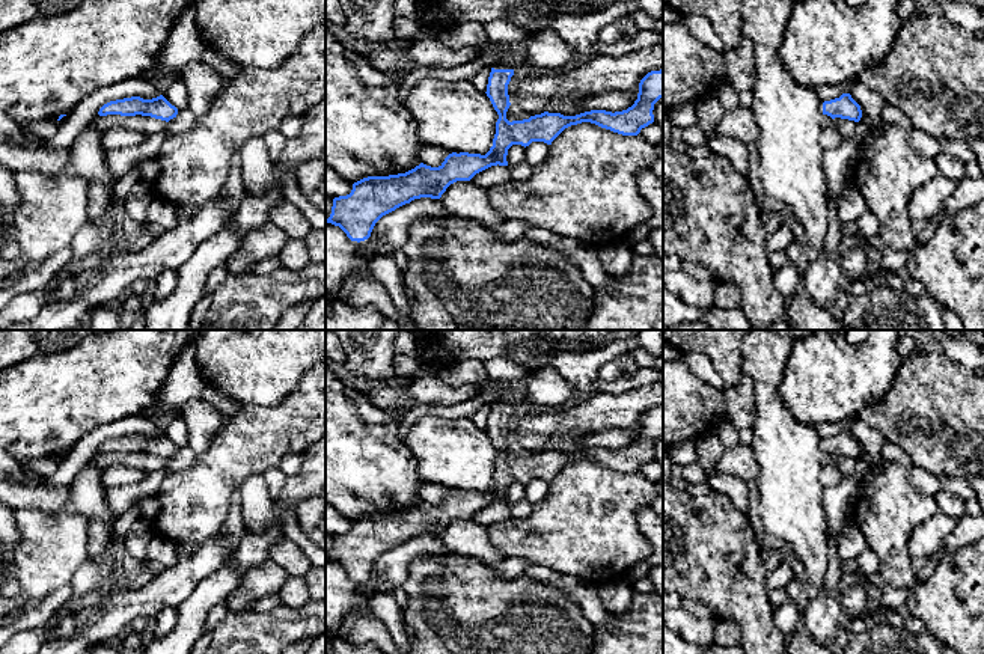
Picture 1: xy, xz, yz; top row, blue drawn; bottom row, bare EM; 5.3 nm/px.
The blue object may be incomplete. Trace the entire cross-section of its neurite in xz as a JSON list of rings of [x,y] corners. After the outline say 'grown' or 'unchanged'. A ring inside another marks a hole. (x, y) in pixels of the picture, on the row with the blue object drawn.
[[[491,68],[487,96],[499,115],[493,146],[485,155],[452,152],[439,167],[423,163],[414,169],[389,176],[368,176],[353,184],[347,196],[333,199],[325,223],[339,226],[351,241],[371,237],[375,223],[396,208],[414,199],[440,199],[457,181],[470,181],[491,166],[508,166],[506,155],[512,145],[529,146],[532,142],[552,142],[568,127],[591,122],[622,136],[637,136],[654,122],[654,104],[663,98],[663,69],[648,72],[639,83],[637,99],[622,112],[591,110],[576,116],[544,112],[523,121],[506,119],[511,105],[508,84],[514,69]]]; unchanged

